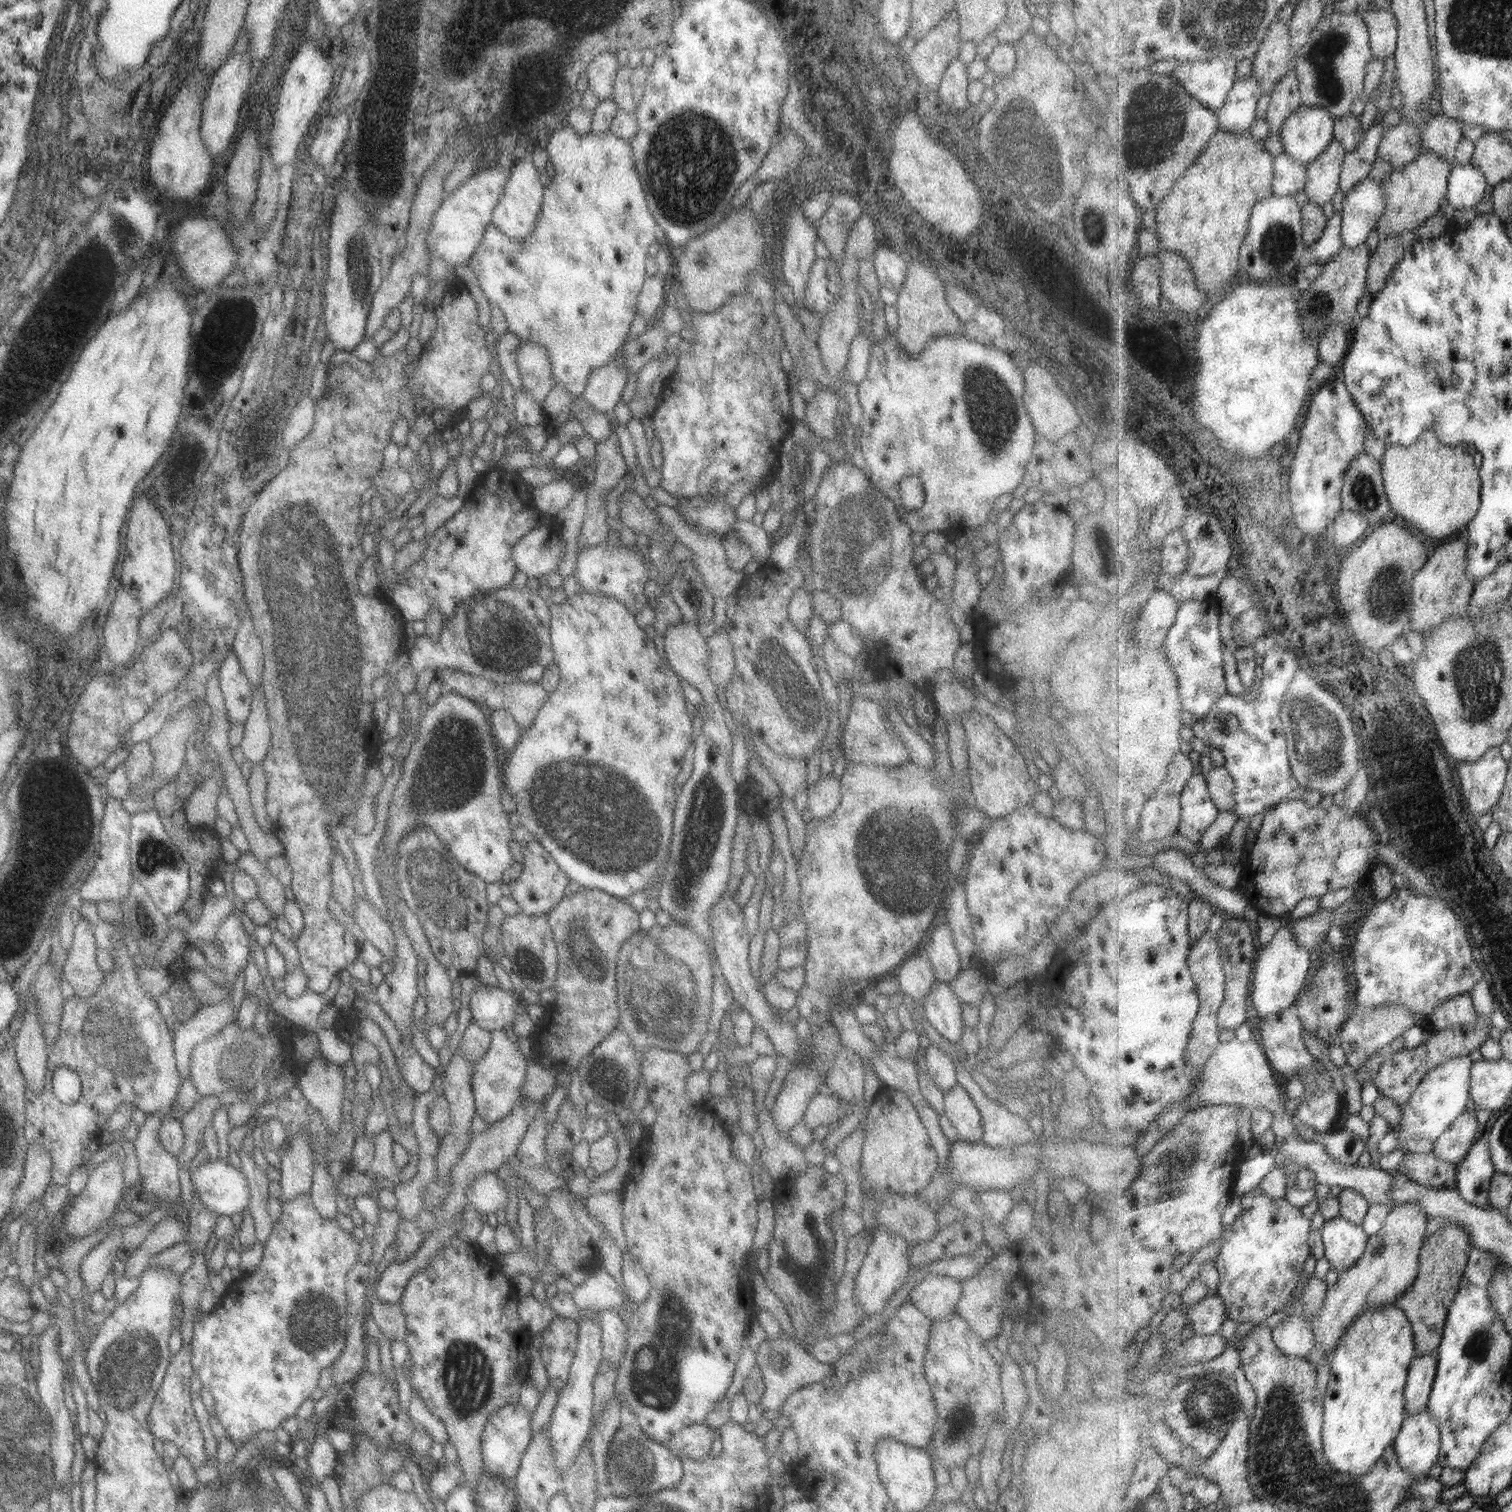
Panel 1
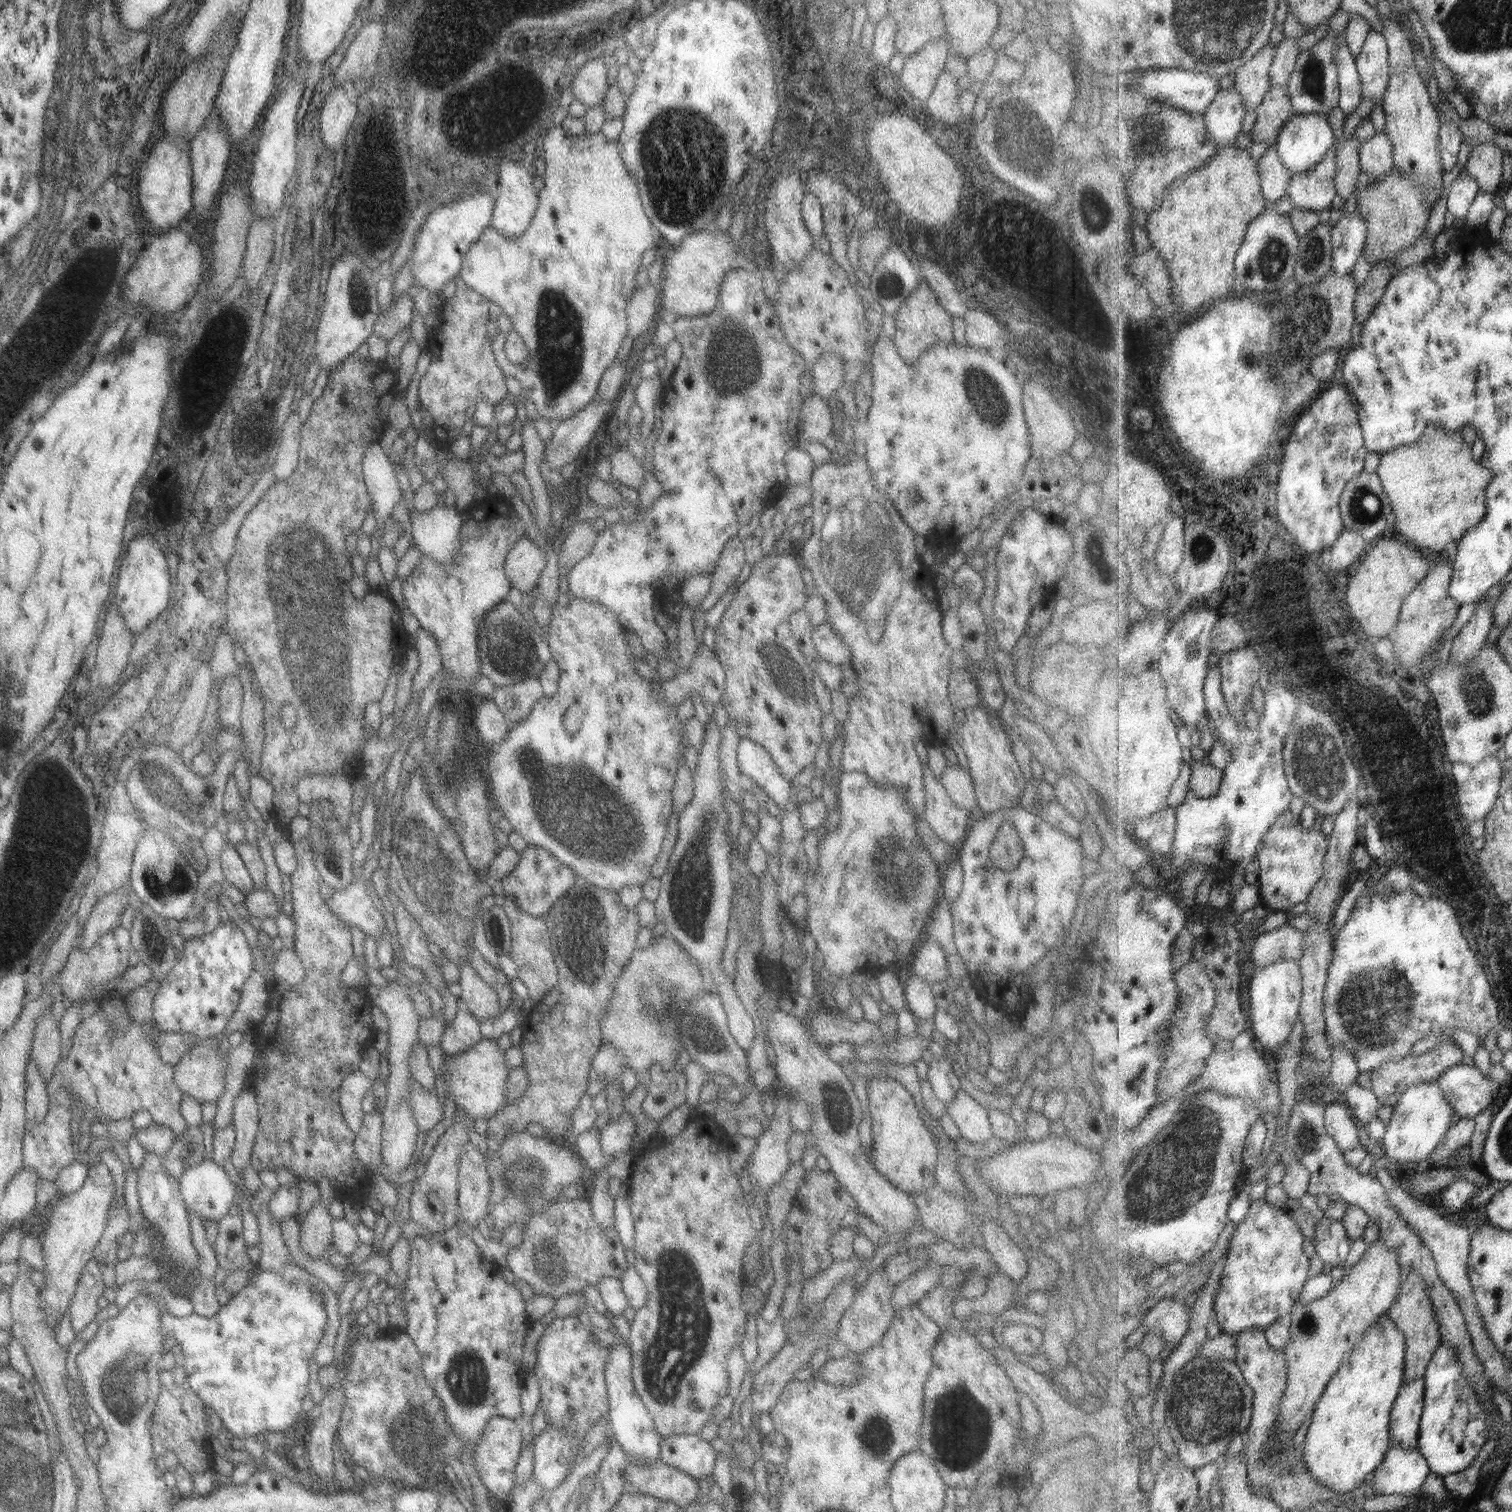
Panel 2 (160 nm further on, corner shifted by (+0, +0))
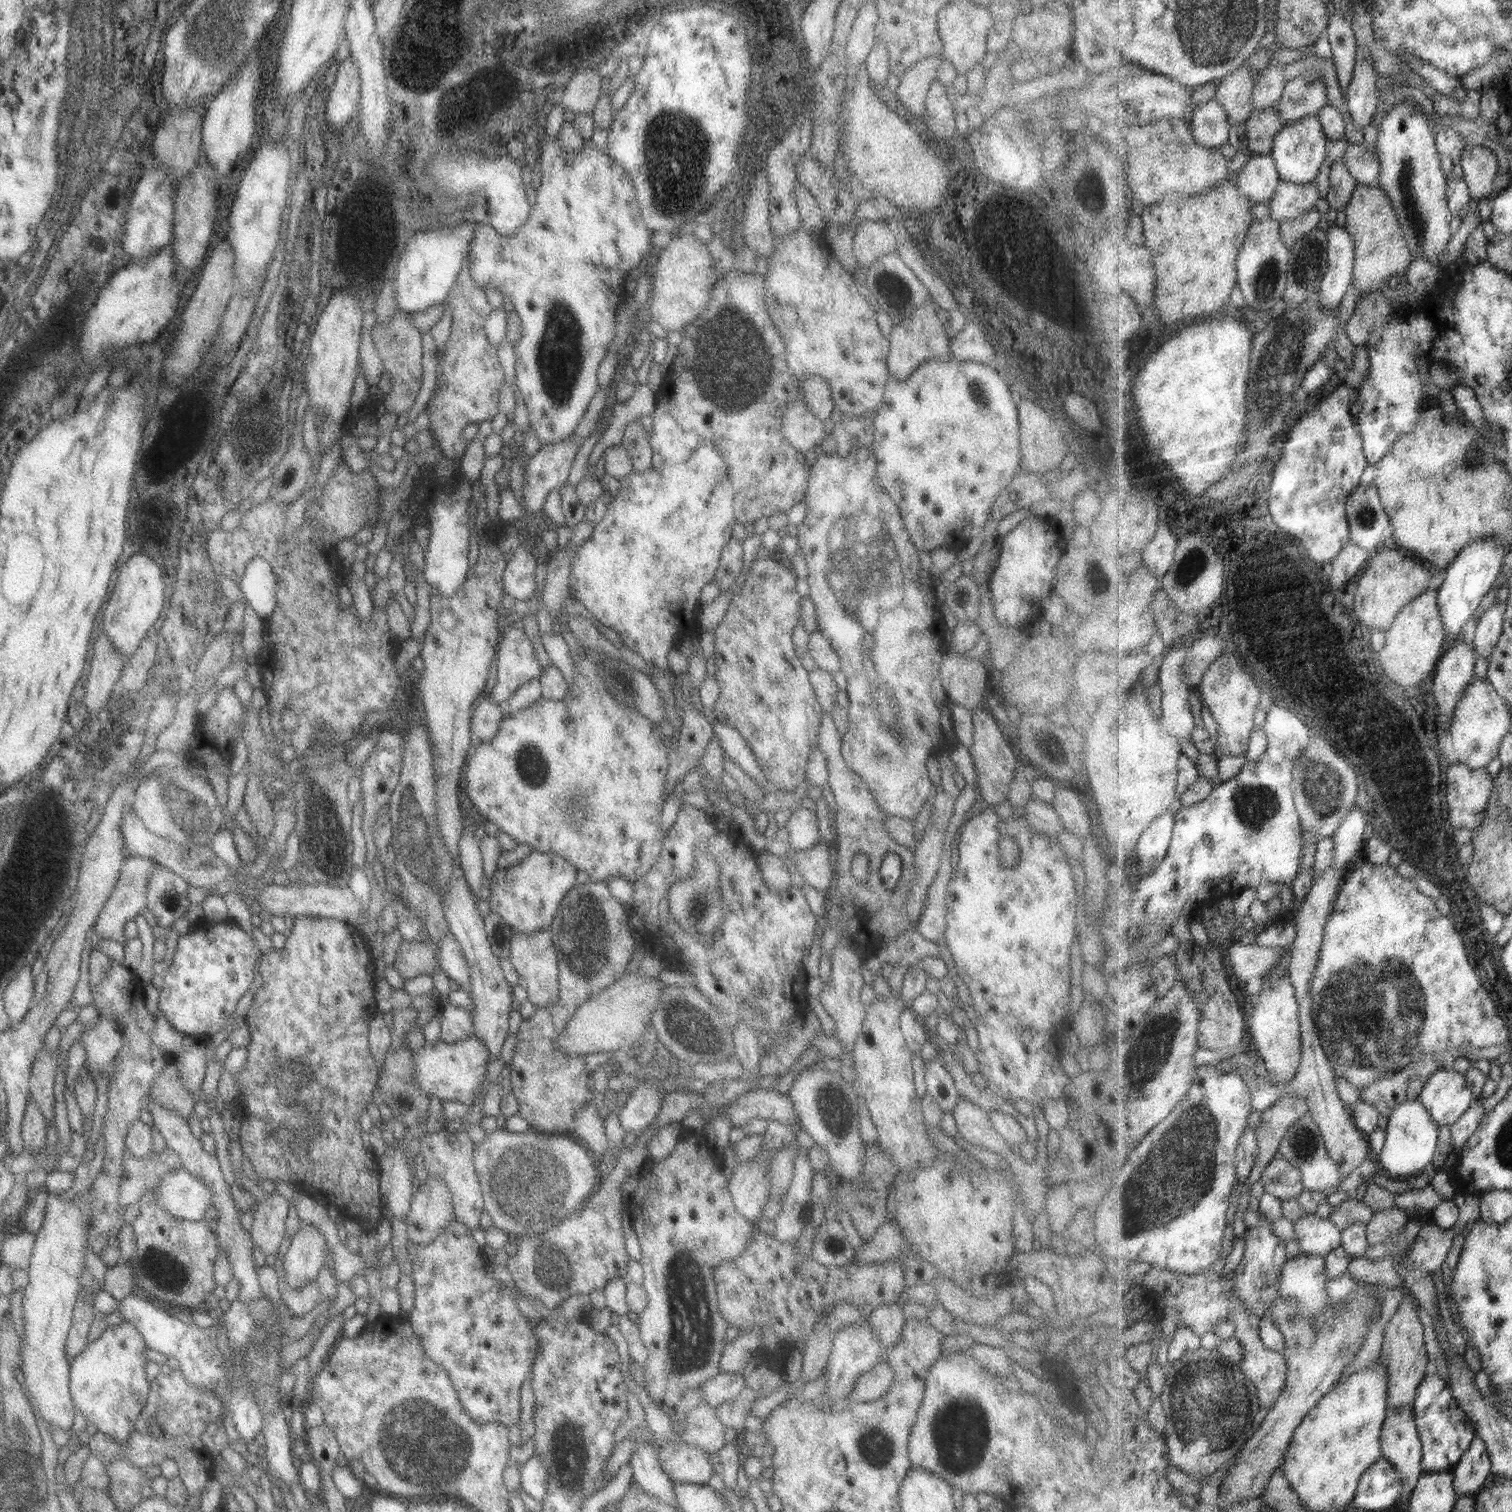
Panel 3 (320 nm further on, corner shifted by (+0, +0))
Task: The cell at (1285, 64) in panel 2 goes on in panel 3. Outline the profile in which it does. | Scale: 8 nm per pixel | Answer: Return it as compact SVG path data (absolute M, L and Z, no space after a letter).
M1285 64L1268 66L1259 73L1255 90L1253 91L1254 111L1269 108L1281 101L1287 80L1284 77Z

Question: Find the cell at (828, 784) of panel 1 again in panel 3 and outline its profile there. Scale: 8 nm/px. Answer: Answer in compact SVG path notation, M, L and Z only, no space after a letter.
M800 806L788 813L785 822L786 843L793 851L807 851L820 840L816 816Z

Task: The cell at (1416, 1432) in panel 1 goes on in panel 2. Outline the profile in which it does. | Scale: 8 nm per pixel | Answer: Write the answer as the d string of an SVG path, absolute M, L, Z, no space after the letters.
M1392 1446L1382 1466L1373 1473L1376 1477L1374 1489L1383 1496L1413 1494L1420 1492L1431 1473L1427 1459L1418 1446Z

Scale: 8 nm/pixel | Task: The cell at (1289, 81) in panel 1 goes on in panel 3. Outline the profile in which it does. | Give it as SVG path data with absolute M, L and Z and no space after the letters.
M1278 105L1255 110L1245 122L1249 150L1257 155L1271 155L1277 136L1287 125L1286 118L1281 116Z

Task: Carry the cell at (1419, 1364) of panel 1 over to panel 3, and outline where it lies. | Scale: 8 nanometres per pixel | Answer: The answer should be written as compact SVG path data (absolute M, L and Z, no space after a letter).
M1414 1407L1389 1410L1382 1430L1383 1458L1394 1464L1404 1480L1404 1487L1396 1506L1408 1502L1411 1493L1425 1474L1422 1467L1422 1440L1414 1417Z

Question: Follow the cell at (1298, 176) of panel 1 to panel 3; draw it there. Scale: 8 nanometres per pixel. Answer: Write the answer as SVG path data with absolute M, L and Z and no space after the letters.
M1251 155L1239 170L1241 194L1255 203L1269 204L1282 181L1276 160L1272 155Z

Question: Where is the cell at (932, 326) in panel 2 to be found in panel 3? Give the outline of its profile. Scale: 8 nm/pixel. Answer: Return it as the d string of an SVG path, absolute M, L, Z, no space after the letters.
M929 301L925 305L915 308L907 319L893 324L888 341L888 354L886 368L889 375L896 380L905 380L919 365L929 361L947 361L950 357L948 342L950 339L945 335L941 321L937 317L937 306Z

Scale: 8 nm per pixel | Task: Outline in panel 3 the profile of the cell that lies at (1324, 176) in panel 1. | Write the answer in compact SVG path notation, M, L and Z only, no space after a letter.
M1282 180L1269 202L1269 216L1279 223L1295 220L1313 209L1319 199L1319 190L1314 182L1295 184Z

